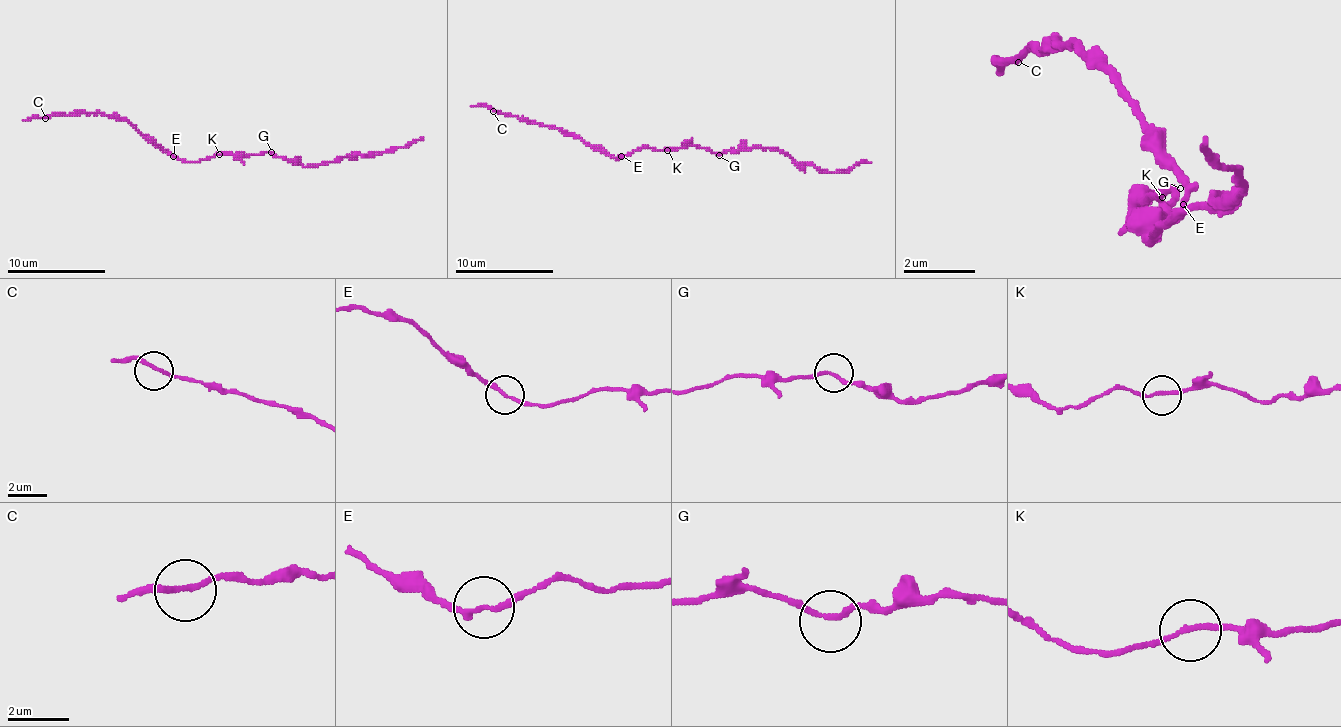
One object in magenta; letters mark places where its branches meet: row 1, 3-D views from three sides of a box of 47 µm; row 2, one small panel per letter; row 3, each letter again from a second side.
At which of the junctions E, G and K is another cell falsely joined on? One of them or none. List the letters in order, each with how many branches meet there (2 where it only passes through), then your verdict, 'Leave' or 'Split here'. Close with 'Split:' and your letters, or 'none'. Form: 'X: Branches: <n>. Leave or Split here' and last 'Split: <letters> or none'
E: Branches: 2. Split here
G: Branches: 2. Leave
K: Branches: 2. Leave
Split: E

